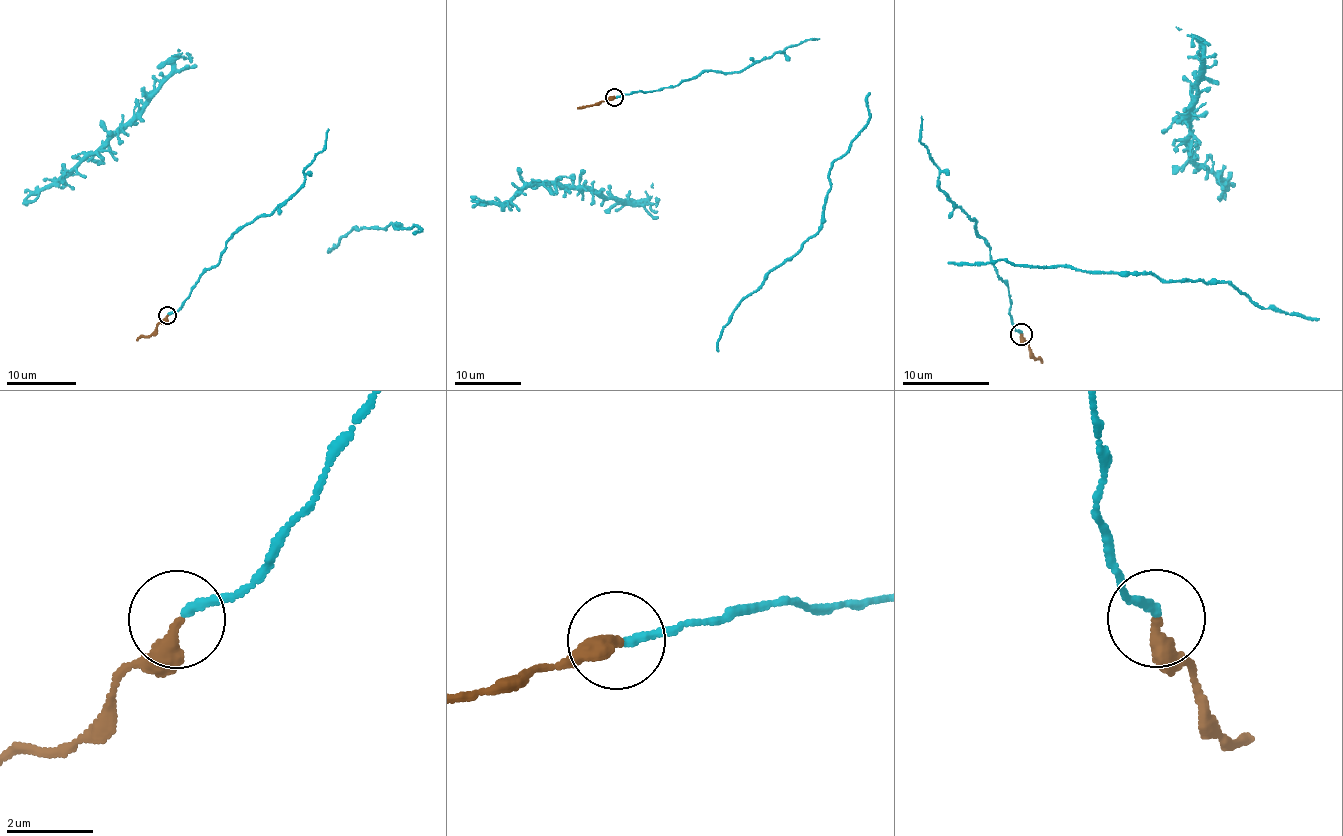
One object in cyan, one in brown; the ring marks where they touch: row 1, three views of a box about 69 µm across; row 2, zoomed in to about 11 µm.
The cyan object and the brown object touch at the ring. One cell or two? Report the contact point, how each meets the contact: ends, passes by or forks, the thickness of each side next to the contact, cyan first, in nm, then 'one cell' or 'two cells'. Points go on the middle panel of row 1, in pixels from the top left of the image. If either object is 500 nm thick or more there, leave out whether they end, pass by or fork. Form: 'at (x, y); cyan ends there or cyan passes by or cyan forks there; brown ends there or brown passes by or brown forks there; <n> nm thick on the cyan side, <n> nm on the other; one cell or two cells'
at (614, 97); cyan ends there; brown ends there; 190 nm thick on the cyan side, 360 nm on the other; two cells

